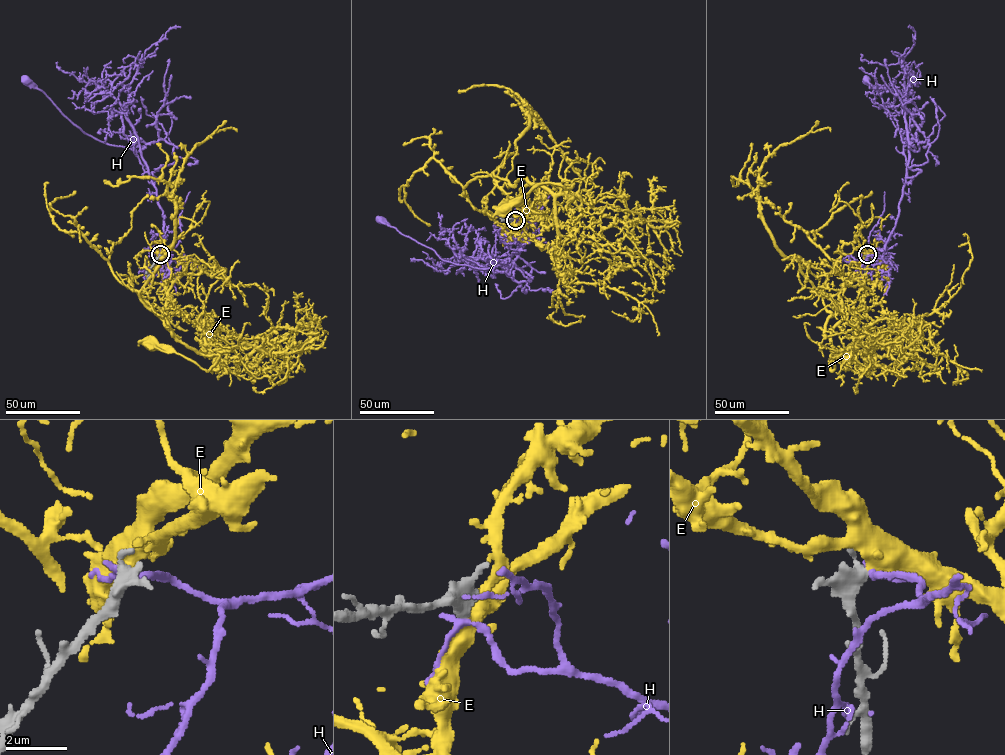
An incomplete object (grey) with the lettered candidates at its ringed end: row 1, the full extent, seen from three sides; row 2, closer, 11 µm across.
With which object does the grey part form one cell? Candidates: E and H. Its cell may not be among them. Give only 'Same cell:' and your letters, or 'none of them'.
Same cell: E

